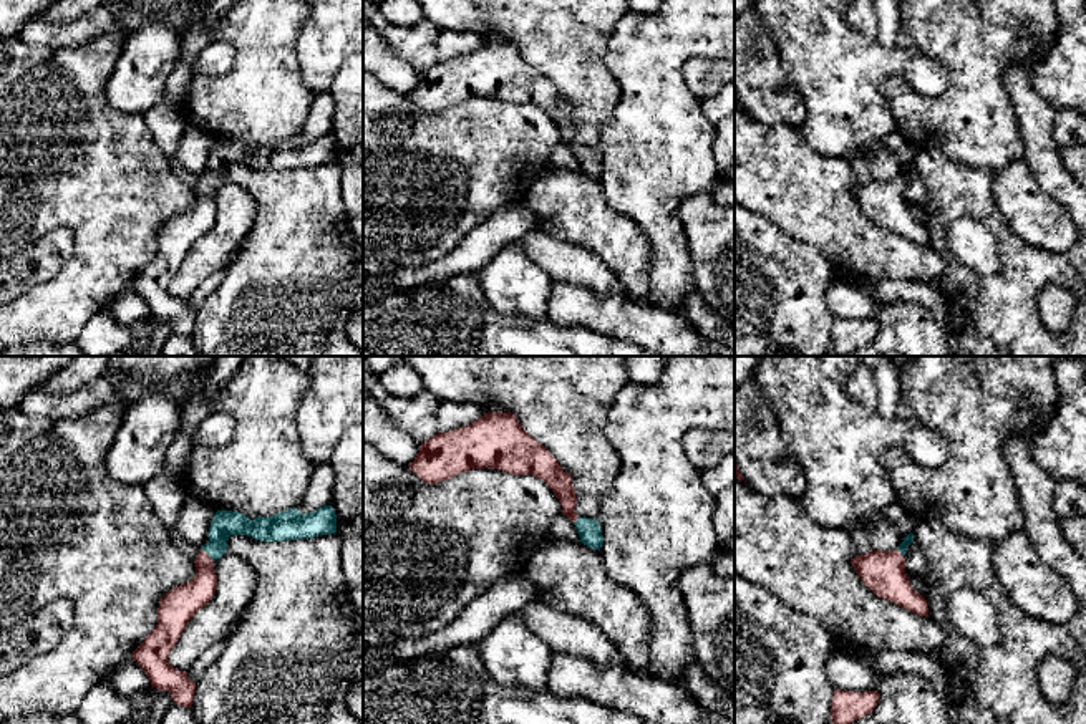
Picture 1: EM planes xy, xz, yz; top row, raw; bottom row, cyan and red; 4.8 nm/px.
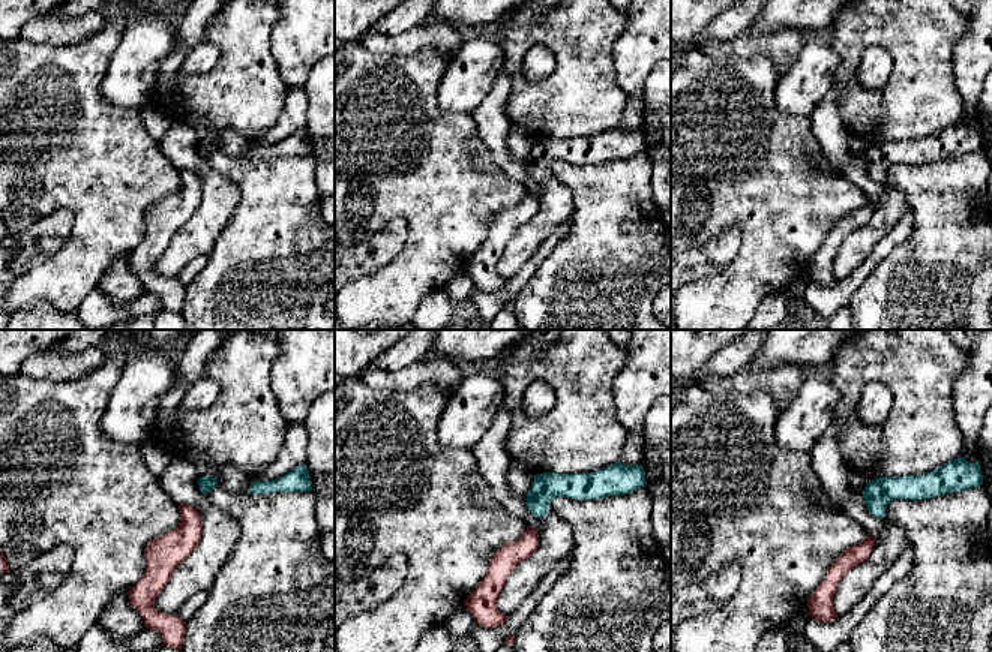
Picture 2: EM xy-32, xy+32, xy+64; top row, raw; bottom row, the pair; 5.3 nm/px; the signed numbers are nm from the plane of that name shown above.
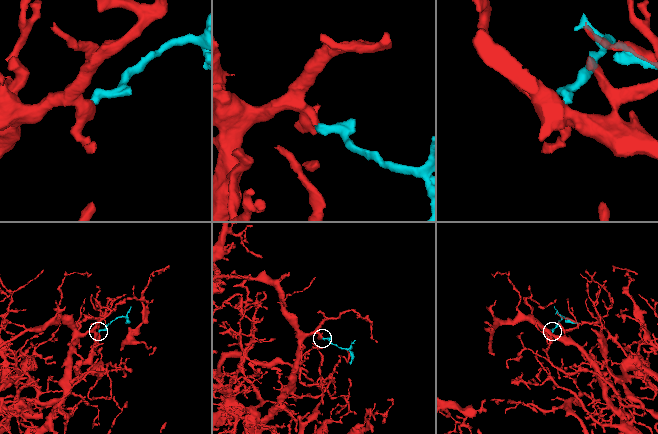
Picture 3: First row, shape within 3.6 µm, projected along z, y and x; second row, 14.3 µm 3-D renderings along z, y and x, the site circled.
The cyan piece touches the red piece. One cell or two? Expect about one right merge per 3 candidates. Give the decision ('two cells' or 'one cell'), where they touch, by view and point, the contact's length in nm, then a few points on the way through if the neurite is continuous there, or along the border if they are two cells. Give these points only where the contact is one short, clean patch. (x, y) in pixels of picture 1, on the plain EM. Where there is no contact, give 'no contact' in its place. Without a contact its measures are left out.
one cell | xy (208, 183) | 90 nm | across xy (224, 153), (218, 173), (208, 183), (204, 211), (186, 229)

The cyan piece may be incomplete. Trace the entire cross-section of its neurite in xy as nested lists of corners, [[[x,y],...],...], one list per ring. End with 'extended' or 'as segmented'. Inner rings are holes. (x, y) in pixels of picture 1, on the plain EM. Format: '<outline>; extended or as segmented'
[[[325,134],[310,142],[300,142],[295,136],[279,141],[272,146],[255,146],[250,149],[247,144],[232,139],[217,139],[209,156],[209,171],[201,176],[196,186],[196,205],[172,219],[169,219],[159,230],[158,253],[144,267],[144,270],[133,280],[133,288],[148,303],[151,315],[159,320],[167,320],[174,333],[191,336],[196,321],[196,311],[189,308],[186,300],[172,297],[167,290],[169,282],[179,270],[189,249],[204,237],[217,219],[217,204],[214,191],[227,181],[227,169],[230,164],[247,164],[260,171],[285,171],[297,167],[313,167],[318,164],[330,164],[337,161],[337,144],[332,134]]]; extended

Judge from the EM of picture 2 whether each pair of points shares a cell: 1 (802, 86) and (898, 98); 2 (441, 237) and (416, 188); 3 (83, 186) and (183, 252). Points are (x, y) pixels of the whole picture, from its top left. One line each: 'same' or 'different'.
1: different
2: same
3: different

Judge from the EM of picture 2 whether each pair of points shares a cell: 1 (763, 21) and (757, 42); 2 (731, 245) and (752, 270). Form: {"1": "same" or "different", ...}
{"1": "different", "2": "different"}

